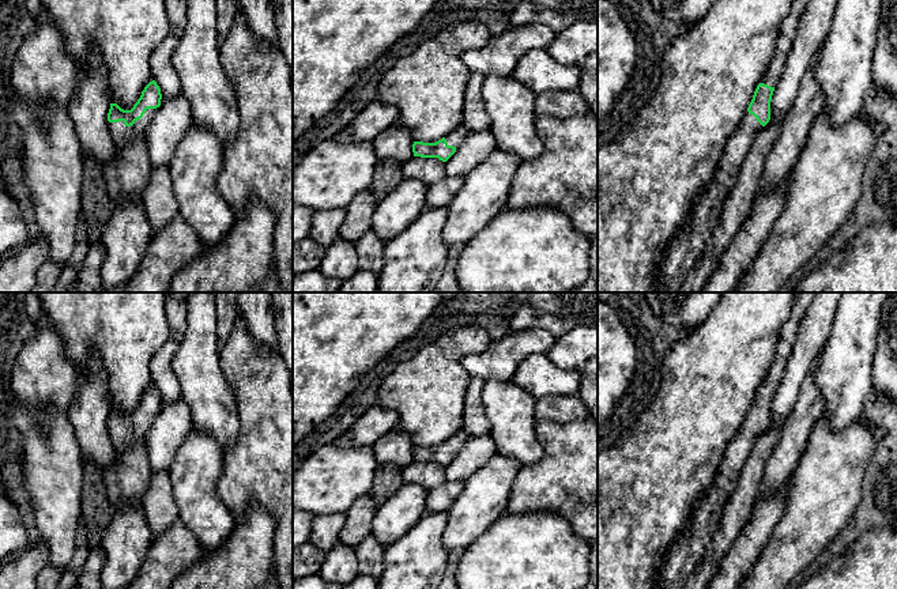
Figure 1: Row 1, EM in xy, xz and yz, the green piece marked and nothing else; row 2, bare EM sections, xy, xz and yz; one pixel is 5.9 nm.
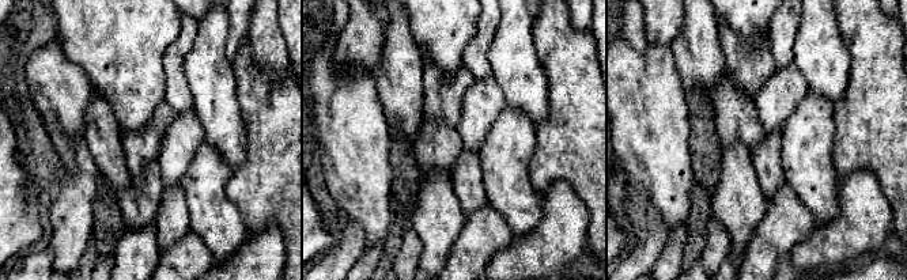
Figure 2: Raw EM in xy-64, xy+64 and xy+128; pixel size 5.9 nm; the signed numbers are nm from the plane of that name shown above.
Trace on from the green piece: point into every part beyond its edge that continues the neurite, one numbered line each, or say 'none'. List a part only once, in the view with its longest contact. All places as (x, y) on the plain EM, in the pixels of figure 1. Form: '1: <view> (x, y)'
1: xy (121, 440)
2: yz (772, 380)

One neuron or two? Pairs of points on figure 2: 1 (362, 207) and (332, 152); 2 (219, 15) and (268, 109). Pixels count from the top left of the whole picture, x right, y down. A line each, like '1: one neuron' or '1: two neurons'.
1: one neuron
2: two neurons

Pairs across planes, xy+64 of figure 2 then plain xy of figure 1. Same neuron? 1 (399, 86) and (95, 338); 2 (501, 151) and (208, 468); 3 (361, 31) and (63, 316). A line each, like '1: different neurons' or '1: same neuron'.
1: different neurons
2: same neuron
3: different neurons

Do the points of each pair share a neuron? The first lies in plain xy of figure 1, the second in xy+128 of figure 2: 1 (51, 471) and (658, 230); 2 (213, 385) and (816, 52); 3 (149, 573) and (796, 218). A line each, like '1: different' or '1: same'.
1: different
2: same
3: same

